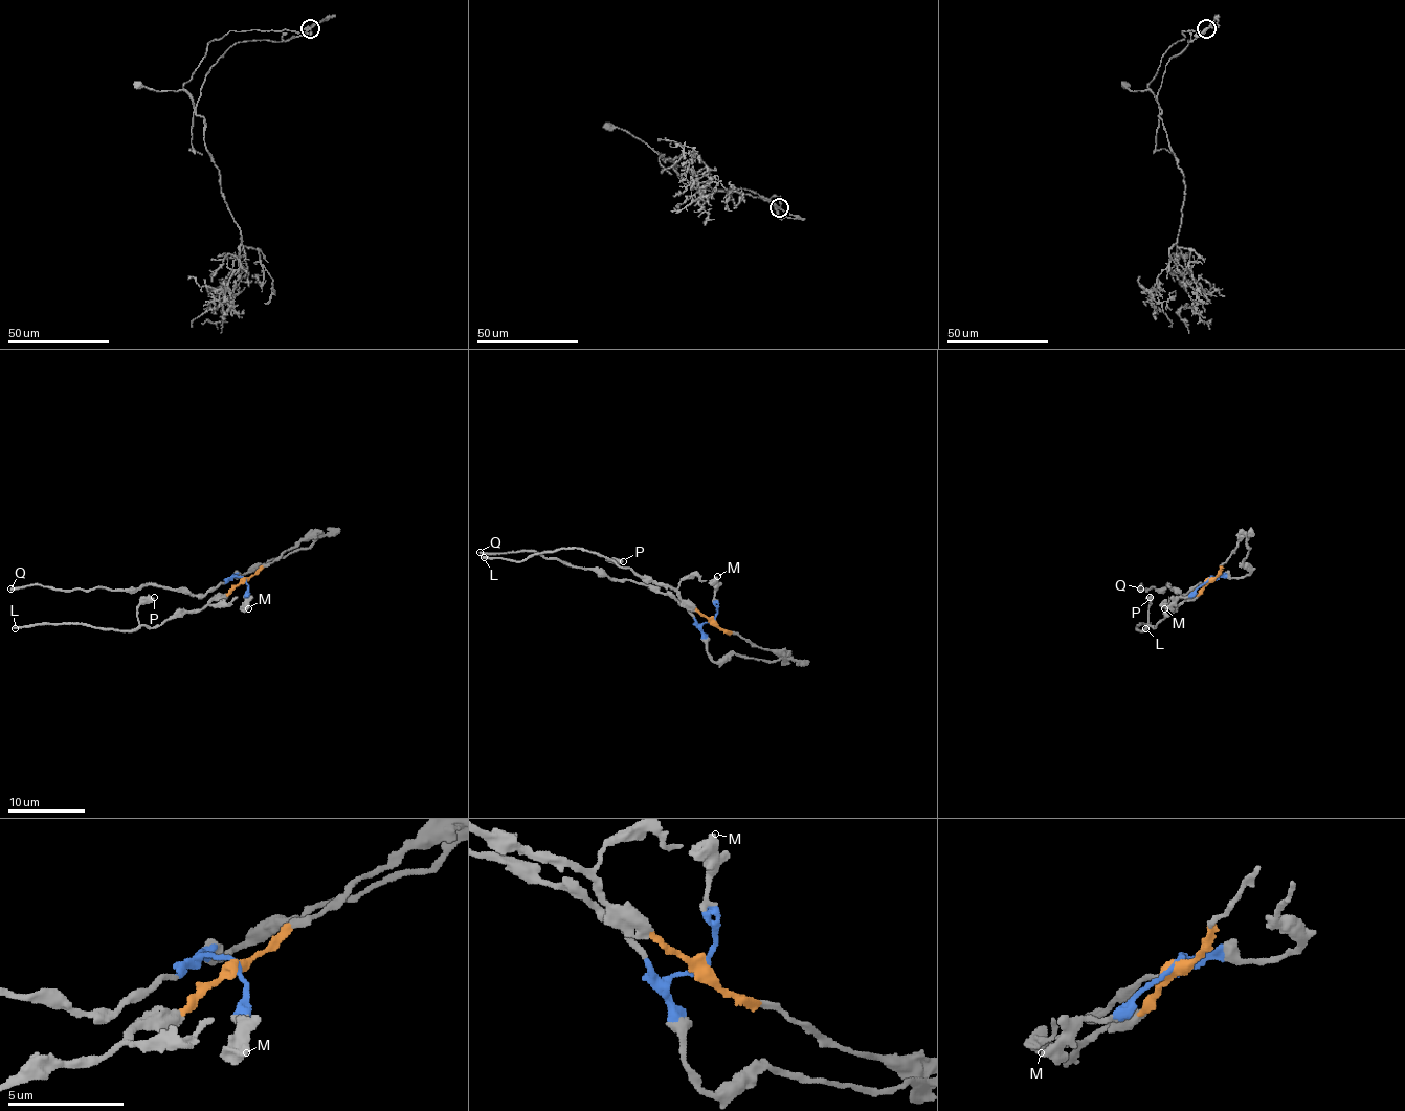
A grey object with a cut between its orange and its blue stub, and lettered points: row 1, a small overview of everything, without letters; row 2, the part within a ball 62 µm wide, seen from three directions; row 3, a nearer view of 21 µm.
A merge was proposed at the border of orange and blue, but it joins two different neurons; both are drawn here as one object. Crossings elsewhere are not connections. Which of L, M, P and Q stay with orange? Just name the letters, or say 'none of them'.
L, P

